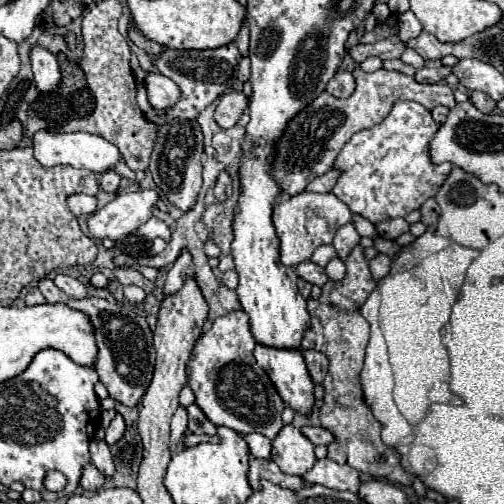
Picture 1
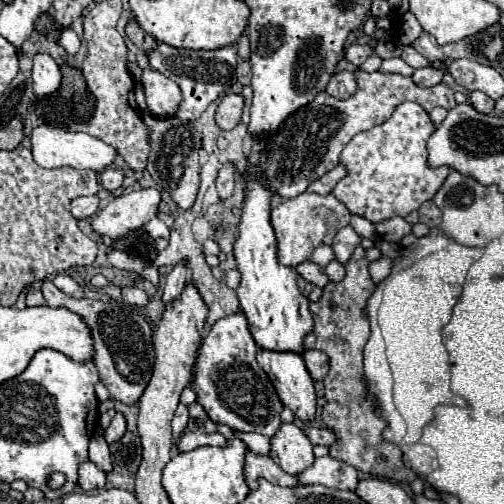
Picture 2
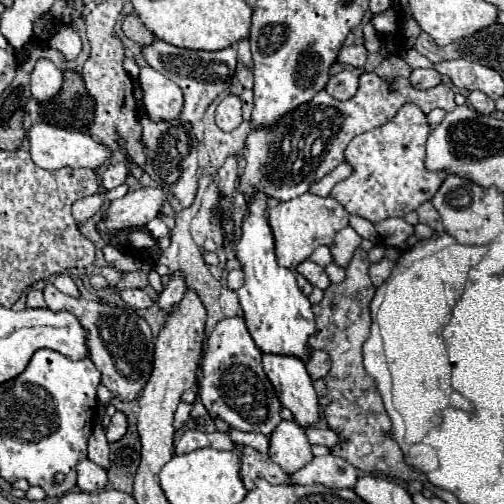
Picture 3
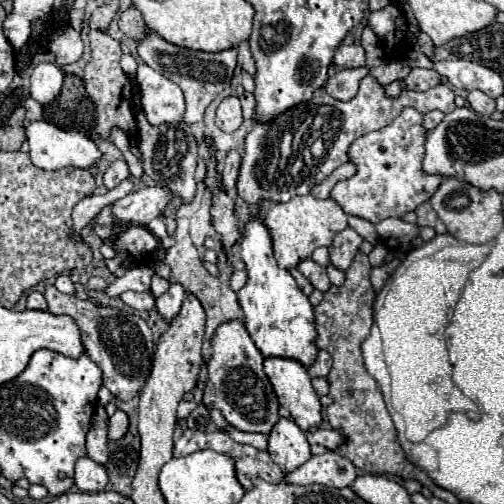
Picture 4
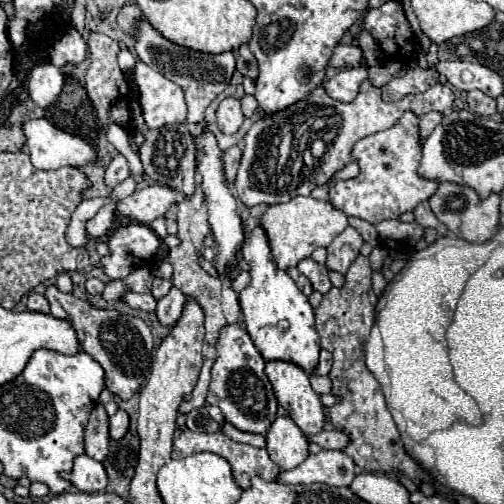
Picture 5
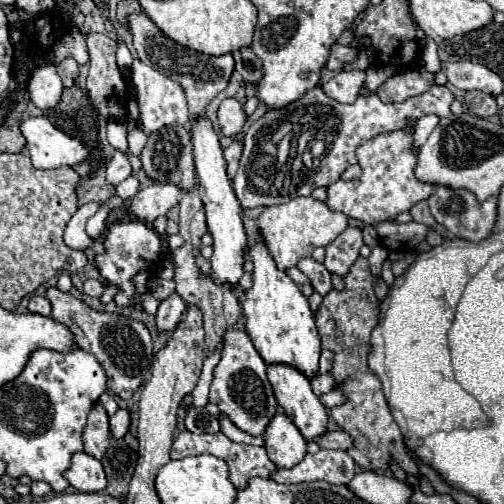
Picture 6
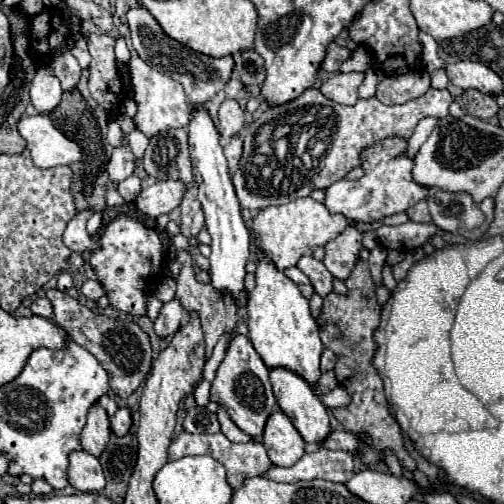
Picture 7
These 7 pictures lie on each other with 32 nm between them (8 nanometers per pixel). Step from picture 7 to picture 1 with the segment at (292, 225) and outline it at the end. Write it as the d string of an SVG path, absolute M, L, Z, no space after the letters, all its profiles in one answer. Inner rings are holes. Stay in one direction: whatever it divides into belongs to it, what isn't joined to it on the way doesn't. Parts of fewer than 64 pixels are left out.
M300 192L300 194L288 198L286 202L276 204L272 218L274 218L278 238L280 238L280 260L282 260L282 264L284 266L298 266L300 262L310 260L312 252L318 246L332 244L336 230L352 220L352 212L332 192L328 192L328 194Z

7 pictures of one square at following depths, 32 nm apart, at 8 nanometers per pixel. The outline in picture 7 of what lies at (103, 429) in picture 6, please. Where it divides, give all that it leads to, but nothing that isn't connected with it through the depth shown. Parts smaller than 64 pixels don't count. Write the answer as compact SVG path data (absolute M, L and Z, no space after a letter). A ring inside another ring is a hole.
M96 402L90 412L88 412L88 422L80 434L80 440L82 440L82 448L100 458L108 440L110 440L110 420L108 420L108 414L106 410Z

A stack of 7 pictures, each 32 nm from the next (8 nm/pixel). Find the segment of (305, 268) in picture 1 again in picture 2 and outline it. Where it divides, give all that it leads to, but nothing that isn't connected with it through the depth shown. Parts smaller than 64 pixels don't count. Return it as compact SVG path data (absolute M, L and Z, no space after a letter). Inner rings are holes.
M310 260L298 264L298 266L296 266L296 272L298 272L304 280L308 280L310 284L314 284L314 286L324 288L324 286L328 284L328 276L324 274L324 268L320 268L318 264L314 264L314 262L310 262Z

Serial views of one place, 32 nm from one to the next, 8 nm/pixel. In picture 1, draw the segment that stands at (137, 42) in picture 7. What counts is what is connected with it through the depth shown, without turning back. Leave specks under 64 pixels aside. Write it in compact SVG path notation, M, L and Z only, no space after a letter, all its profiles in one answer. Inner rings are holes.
M234 42L214 48L214 50L170 50L164 48L162 54L158 58L154 58L154 66L168 78L172 78L180 90L182 96L180 100L172 106L166 108L164 112L156 112L147 101L146 88L143 84L138 84L136 92L136 100L144 114L148 116L148 120L164 124L170 122L172 118L180 118L180 120L194 120L210 102L214 102L220 94L224 94L226 90L232 88L234 84L234 74L236 74L236 66L238 66L238 48Z

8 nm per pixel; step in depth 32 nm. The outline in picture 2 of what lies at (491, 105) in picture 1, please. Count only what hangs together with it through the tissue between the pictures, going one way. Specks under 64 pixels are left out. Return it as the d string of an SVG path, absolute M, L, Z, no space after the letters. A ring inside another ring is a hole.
M470 92L470 104L478 110L478 112L482 112L482 114L492 114L494 112L494 100L492 98L488 98L484 92Z

